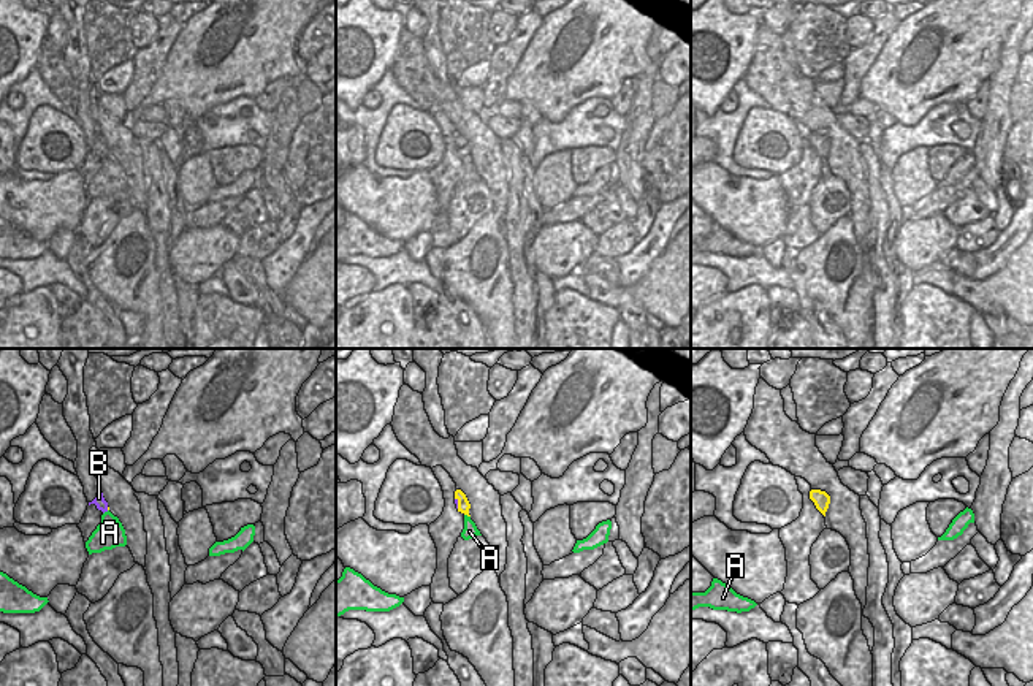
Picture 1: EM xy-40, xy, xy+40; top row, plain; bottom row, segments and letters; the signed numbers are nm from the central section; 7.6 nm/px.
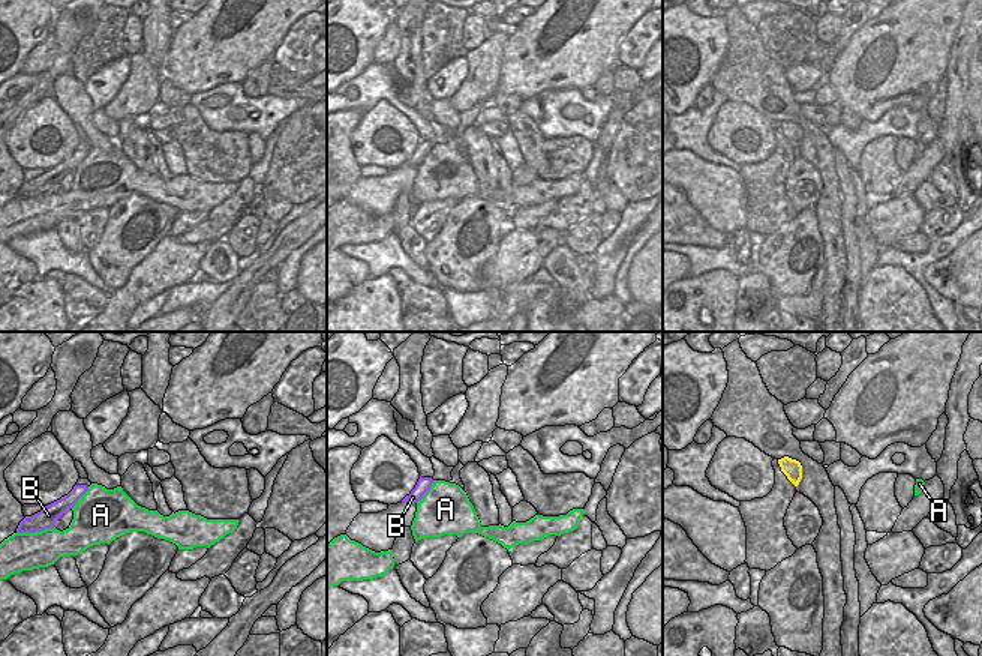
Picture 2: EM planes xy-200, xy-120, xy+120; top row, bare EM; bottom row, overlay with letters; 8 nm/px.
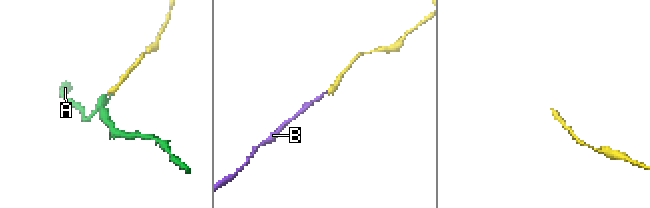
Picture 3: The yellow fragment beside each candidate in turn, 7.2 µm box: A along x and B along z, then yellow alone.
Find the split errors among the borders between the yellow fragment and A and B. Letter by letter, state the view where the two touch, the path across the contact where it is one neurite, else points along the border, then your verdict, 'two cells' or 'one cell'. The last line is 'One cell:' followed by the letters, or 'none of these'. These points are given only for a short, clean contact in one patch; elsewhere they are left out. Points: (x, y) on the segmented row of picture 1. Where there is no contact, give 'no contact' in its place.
A: contact in xy; border xy (465, 514), (469, 517); two cells
B: contact in xy; way xy (463, 504), (458, 503), (455, 499); one cell
One cell: B

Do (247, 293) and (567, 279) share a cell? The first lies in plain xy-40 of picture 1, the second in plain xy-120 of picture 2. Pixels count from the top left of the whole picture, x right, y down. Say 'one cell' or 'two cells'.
one cell

